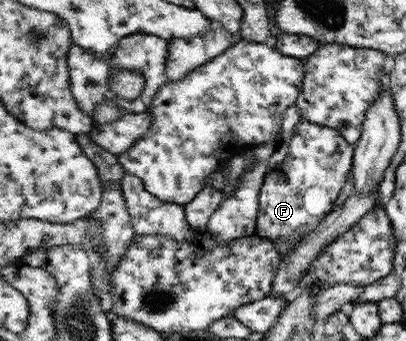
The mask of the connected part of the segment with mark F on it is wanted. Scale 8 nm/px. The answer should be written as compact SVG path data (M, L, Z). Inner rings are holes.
M305 120L297 123L294 129L293 137L291 138L291 141L288 145L287 158L283 162L281 162L275 170L271 171L264 177L264 183L262 188L260 189L260 194L258 197L260 207L256 218L255 234L259 235L260 237L264 237L265 239L270 239L271 241L276 238L283 238L283 240L287 240L287 238L289 238L289 240L291 240L293 244L299 245L303 241L303 238L305 238L305 234L299 234L300 227L305 226L309 231L315 229L316 226L319 225L319 222L323 221L323 218L326 218L327 214L330 214L335 209L334 205L336 204L341 189L343 188L343 184L345 184L345 181L347 180L348 172L352 170L354 158L354 147L350 143L347 143L345 139L343 139L342 132L340 132L339 130L335 130L335 128L330 128L327 126L320 126L319 123L312 123Z

